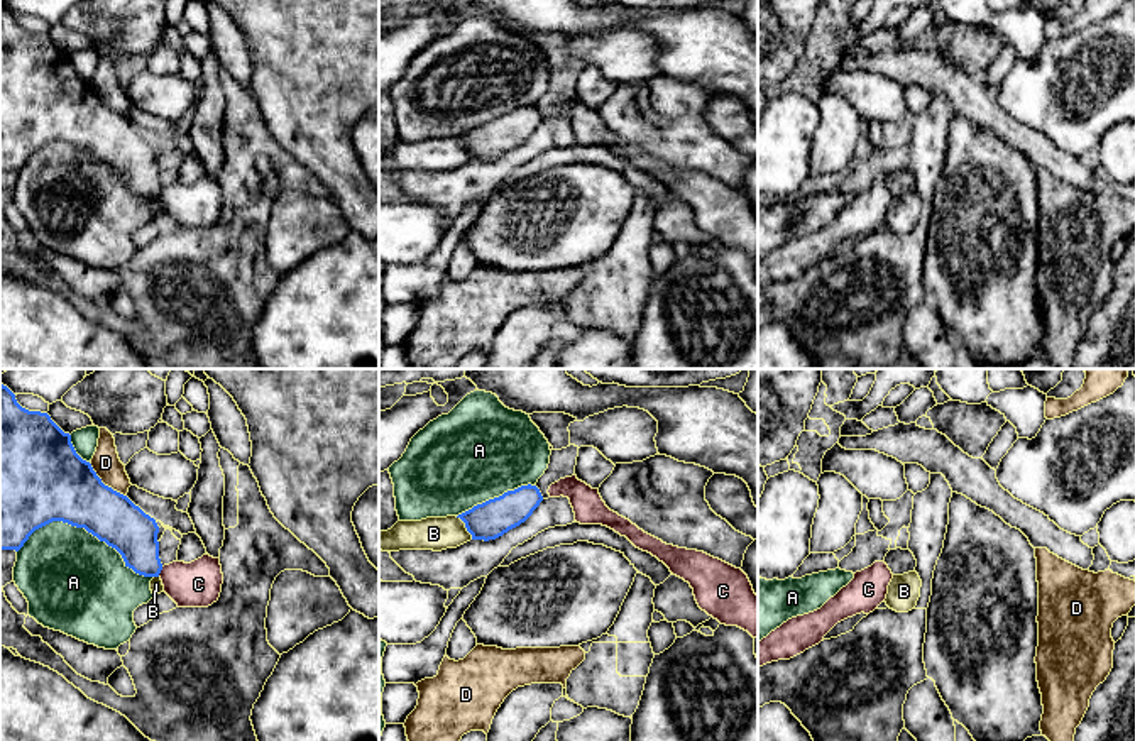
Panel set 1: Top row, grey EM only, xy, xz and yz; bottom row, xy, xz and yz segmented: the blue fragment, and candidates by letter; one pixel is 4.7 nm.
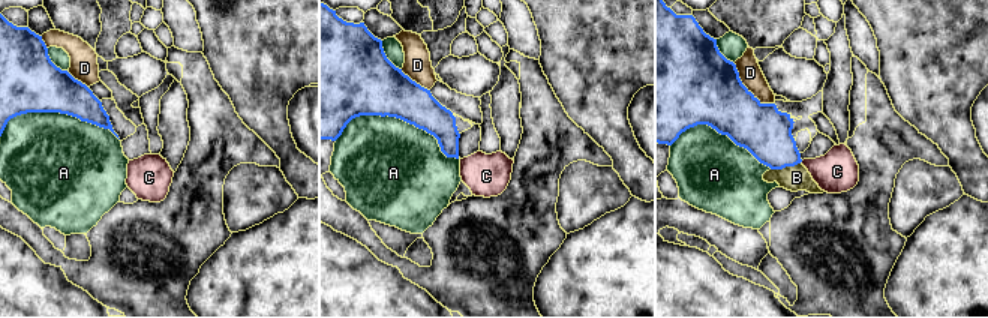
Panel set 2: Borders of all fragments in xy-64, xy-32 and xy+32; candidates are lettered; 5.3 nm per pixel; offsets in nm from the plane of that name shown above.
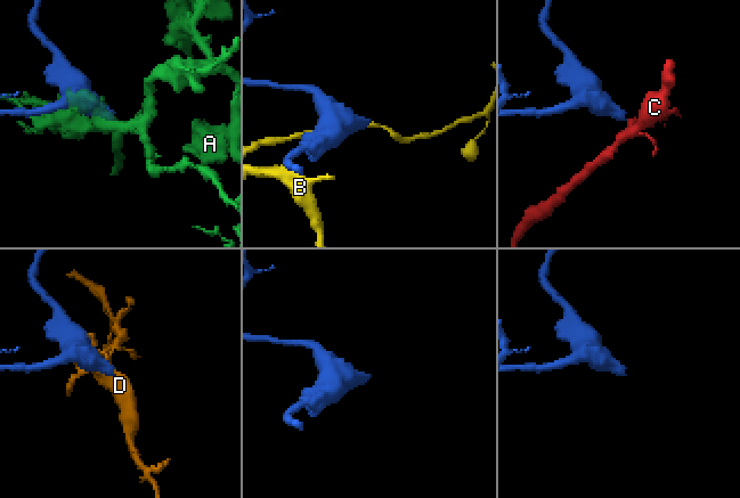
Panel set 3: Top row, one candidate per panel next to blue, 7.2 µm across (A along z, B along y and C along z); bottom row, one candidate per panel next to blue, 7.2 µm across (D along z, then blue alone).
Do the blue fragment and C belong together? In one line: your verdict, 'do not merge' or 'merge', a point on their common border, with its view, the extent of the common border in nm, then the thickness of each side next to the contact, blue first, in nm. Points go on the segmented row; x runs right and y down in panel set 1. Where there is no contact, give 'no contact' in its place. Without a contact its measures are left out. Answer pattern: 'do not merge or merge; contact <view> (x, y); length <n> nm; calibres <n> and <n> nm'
do not merge; contact xy (159, 572); length 50 nm; calibres 220 and 220 nm

